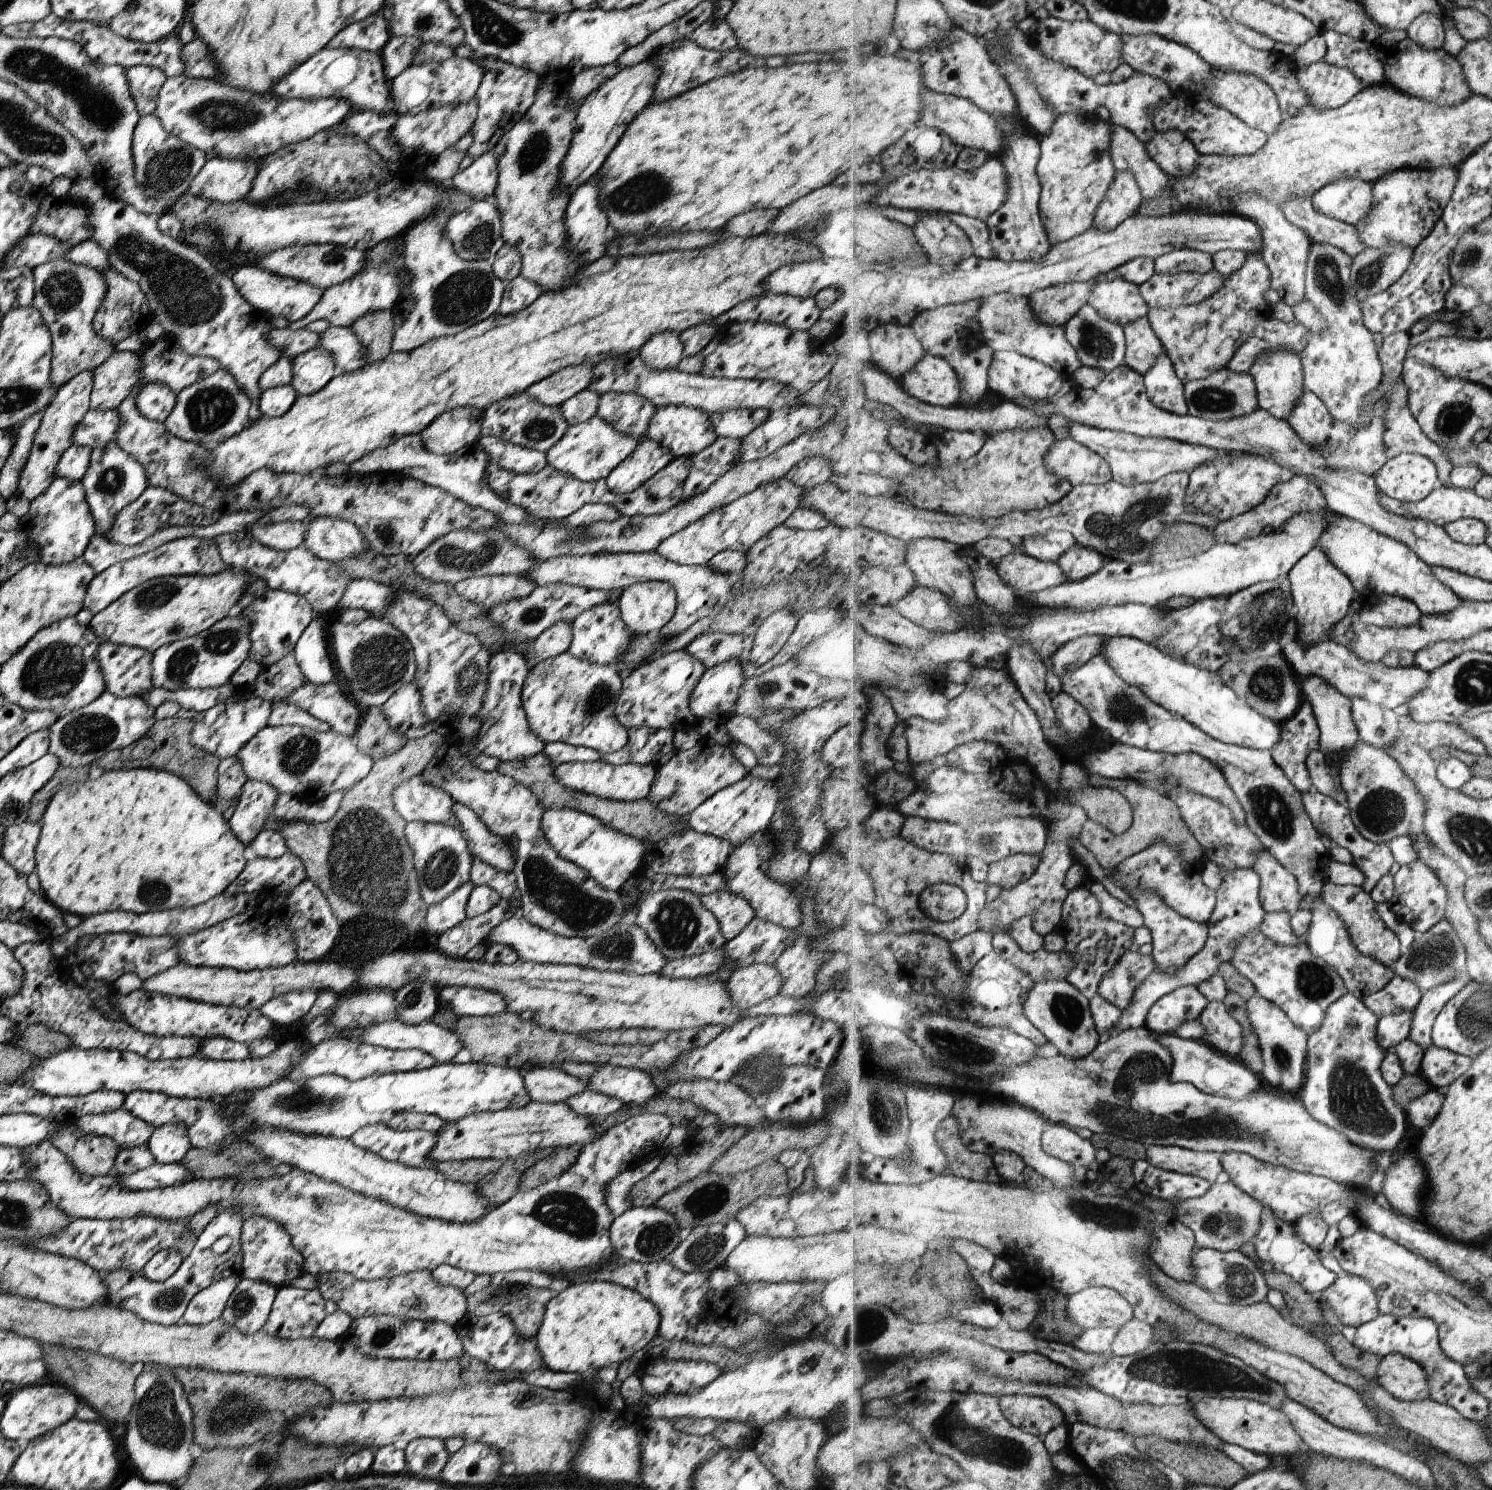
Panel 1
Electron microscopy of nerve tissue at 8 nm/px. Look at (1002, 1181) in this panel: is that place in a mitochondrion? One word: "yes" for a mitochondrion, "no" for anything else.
no

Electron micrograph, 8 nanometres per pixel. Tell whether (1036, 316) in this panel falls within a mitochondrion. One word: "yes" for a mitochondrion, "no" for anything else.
no

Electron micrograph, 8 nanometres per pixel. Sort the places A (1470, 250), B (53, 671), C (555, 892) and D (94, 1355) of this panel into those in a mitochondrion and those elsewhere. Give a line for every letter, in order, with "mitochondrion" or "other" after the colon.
A: mitochondrion
B: mitochondrion
C: mitochondrion
D: other

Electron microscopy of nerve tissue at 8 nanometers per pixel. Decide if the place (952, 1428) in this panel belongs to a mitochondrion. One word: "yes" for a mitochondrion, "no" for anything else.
yes

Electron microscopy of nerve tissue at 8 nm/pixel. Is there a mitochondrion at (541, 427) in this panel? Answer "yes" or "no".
yes

